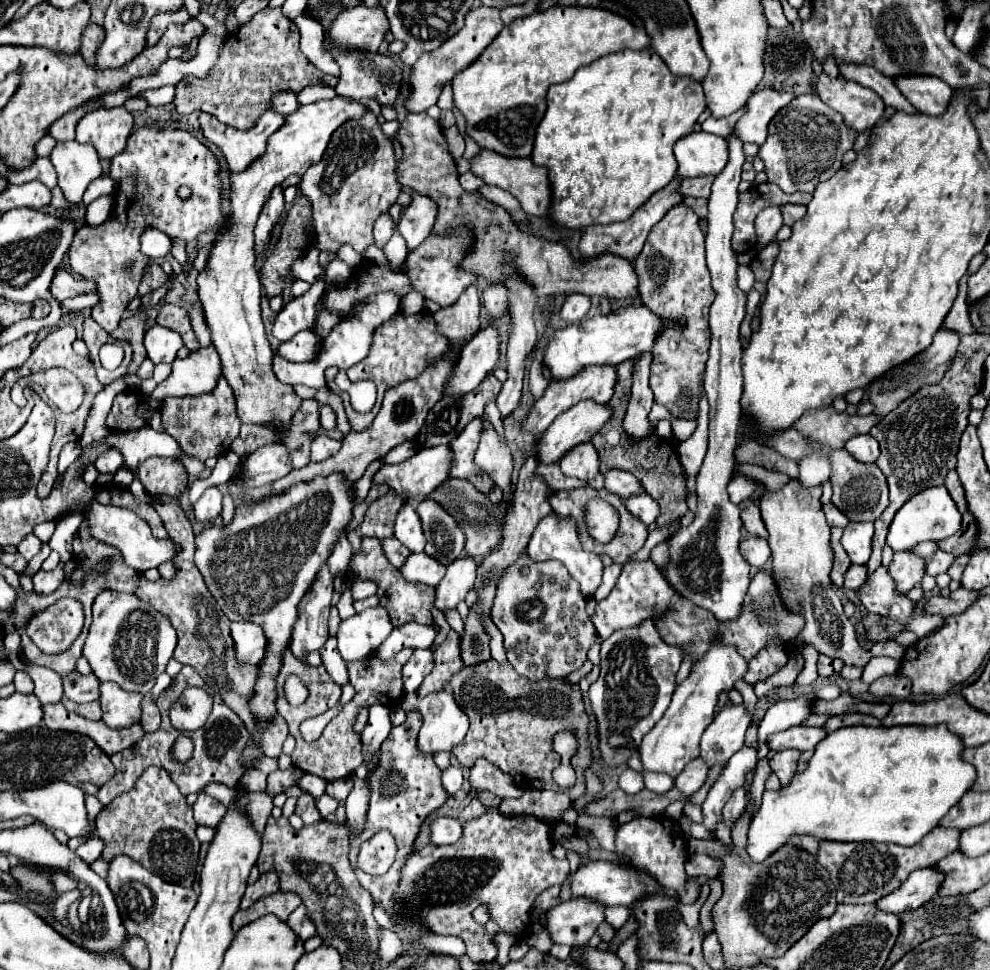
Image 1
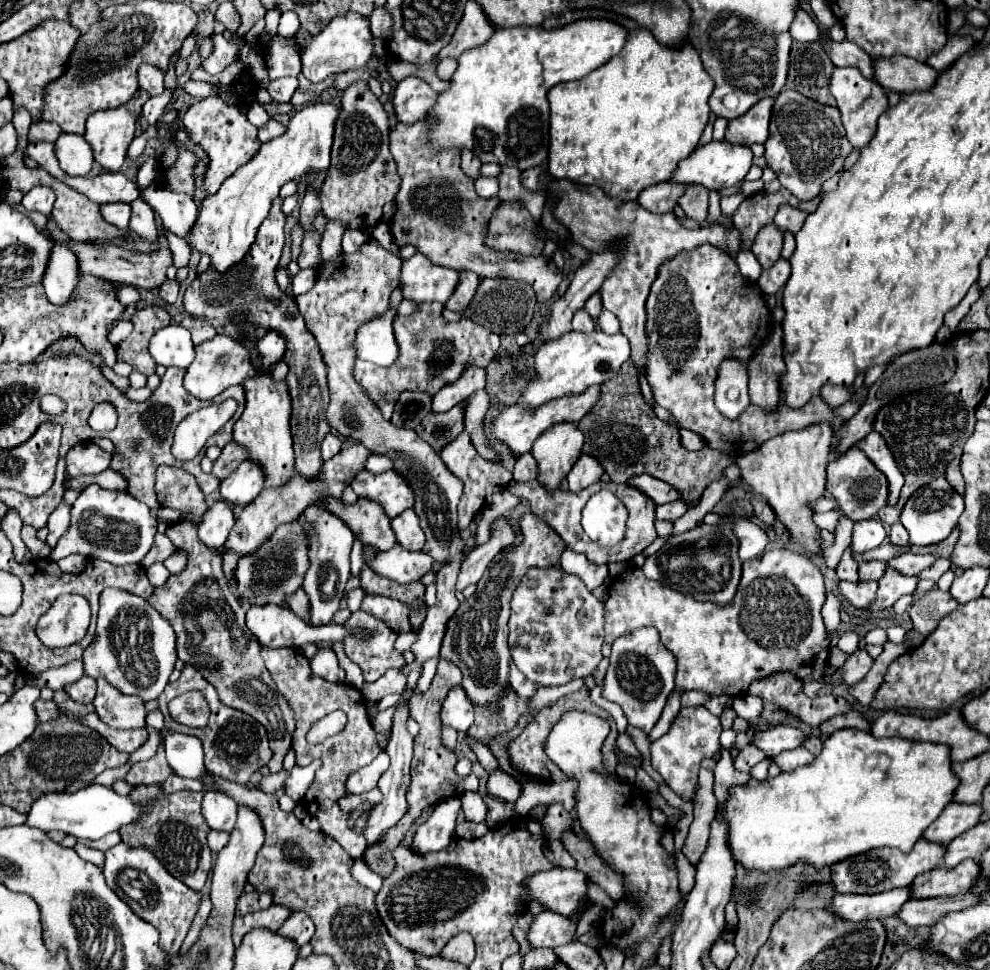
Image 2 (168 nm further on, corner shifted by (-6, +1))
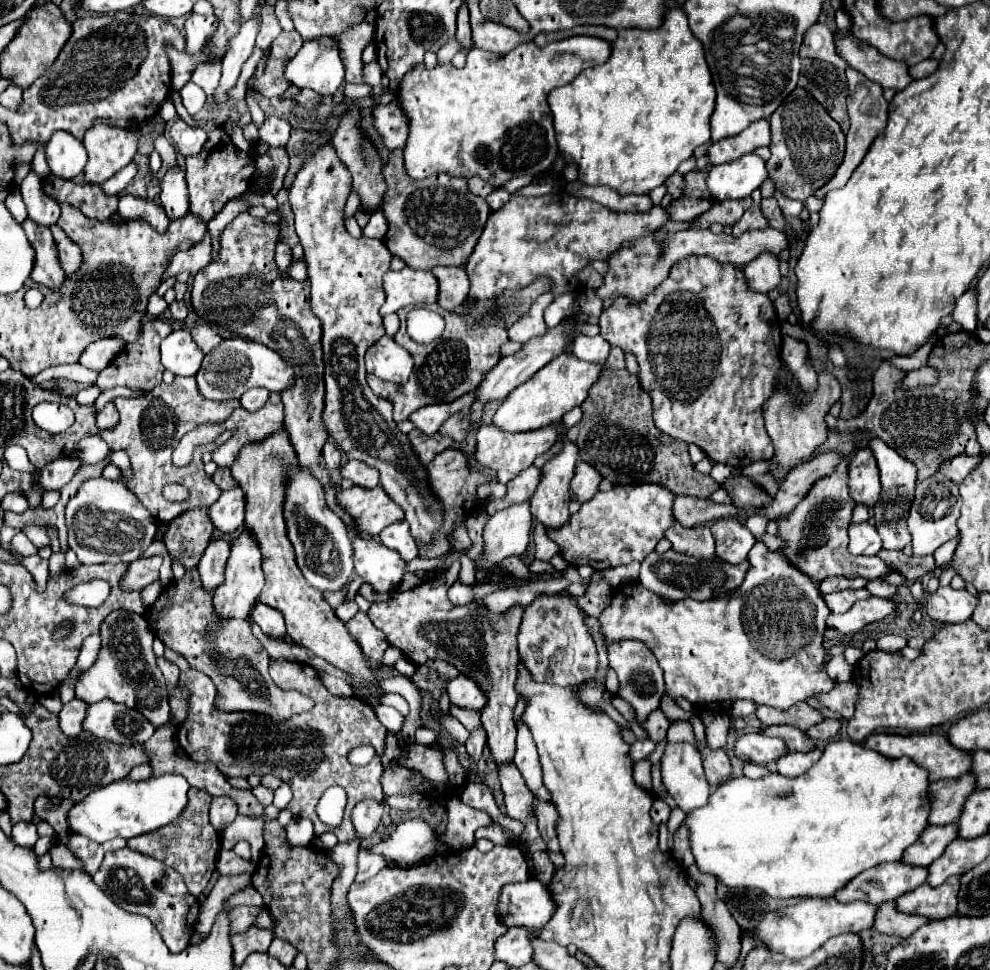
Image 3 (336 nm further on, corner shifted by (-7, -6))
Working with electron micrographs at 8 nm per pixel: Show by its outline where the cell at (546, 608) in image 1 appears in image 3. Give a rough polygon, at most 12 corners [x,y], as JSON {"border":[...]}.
{"border":[[575,601],[525,607],[519,655],[535,681],[595,675],[597,649]]}

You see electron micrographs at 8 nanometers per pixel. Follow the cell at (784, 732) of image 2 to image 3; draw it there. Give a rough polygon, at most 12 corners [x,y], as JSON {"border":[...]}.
{"border":[[745,733],[733,753],[769,765],[787,753],[781,739]]}

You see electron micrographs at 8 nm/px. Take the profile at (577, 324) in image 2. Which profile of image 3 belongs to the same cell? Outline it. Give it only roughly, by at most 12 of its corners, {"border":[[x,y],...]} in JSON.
{"border":[[579,335],[573,355],[587,363],[605,363],[611,345],[595,337]]}

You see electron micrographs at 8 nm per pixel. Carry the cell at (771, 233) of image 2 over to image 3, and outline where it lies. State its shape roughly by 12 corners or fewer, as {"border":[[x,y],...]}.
{"border":[[759,255],[745,265],[751,291],[769,293],[781,283],[779,259]]}

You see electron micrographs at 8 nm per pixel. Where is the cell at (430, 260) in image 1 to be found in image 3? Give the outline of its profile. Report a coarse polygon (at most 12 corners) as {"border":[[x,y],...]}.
{"border":[[387,271],[381,315],[437,301],[431,271]]}

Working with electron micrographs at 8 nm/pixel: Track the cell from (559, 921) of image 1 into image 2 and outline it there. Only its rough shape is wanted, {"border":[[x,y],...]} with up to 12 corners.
{"border":[[544,910],[534,916],[528,940],[534,948],[574,942],[576,922]]}

